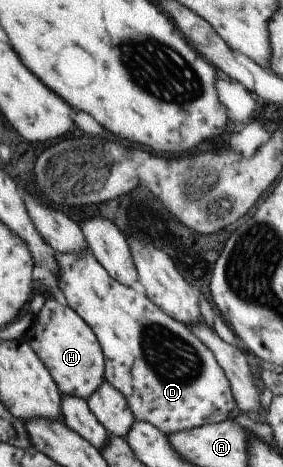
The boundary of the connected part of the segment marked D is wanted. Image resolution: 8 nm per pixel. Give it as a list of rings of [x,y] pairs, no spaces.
[[[90,249],[71,253],[55,251],[55,257],[60,267],[58,288],[97,334],[105,356],[105,378],[124,393],[138,421],[152,423],[169,435],[227,419],[235,402],[230,381],[215,360],[213,350],[200,337],[154,304],[140,288],[116,280]]]

